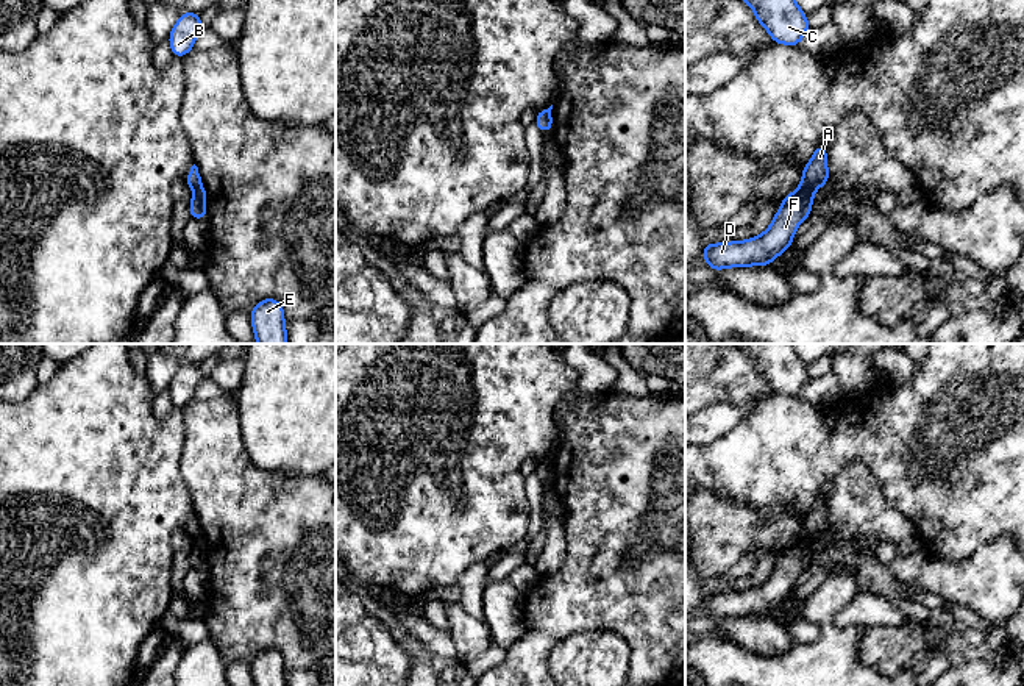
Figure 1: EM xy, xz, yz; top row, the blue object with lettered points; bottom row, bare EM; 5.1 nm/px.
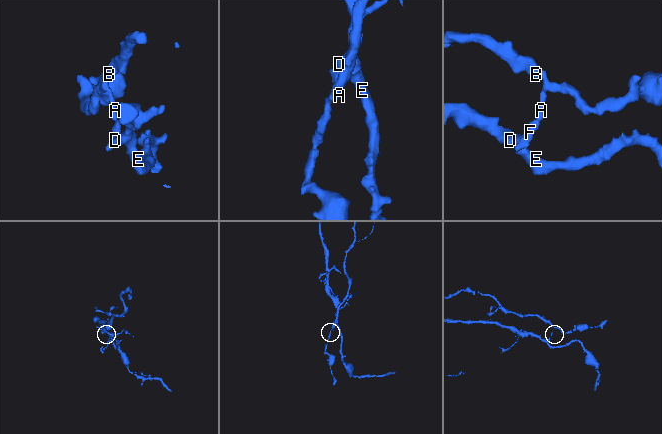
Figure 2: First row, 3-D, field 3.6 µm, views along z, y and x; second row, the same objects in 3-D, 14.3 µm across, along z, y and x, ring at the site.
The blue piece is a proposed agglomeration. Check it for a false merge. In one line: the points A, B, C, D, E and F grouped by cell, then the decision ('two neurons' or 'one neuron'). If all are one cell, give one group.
A B C / D E F | two neurons

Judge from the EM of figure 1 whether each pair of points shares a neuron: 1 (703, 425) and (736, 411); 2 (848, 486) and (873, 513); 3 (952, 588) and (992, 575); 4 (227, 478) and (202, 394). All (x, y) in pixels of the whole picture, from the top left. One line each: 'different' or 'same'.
1: same
2: same
3: same
4: different

